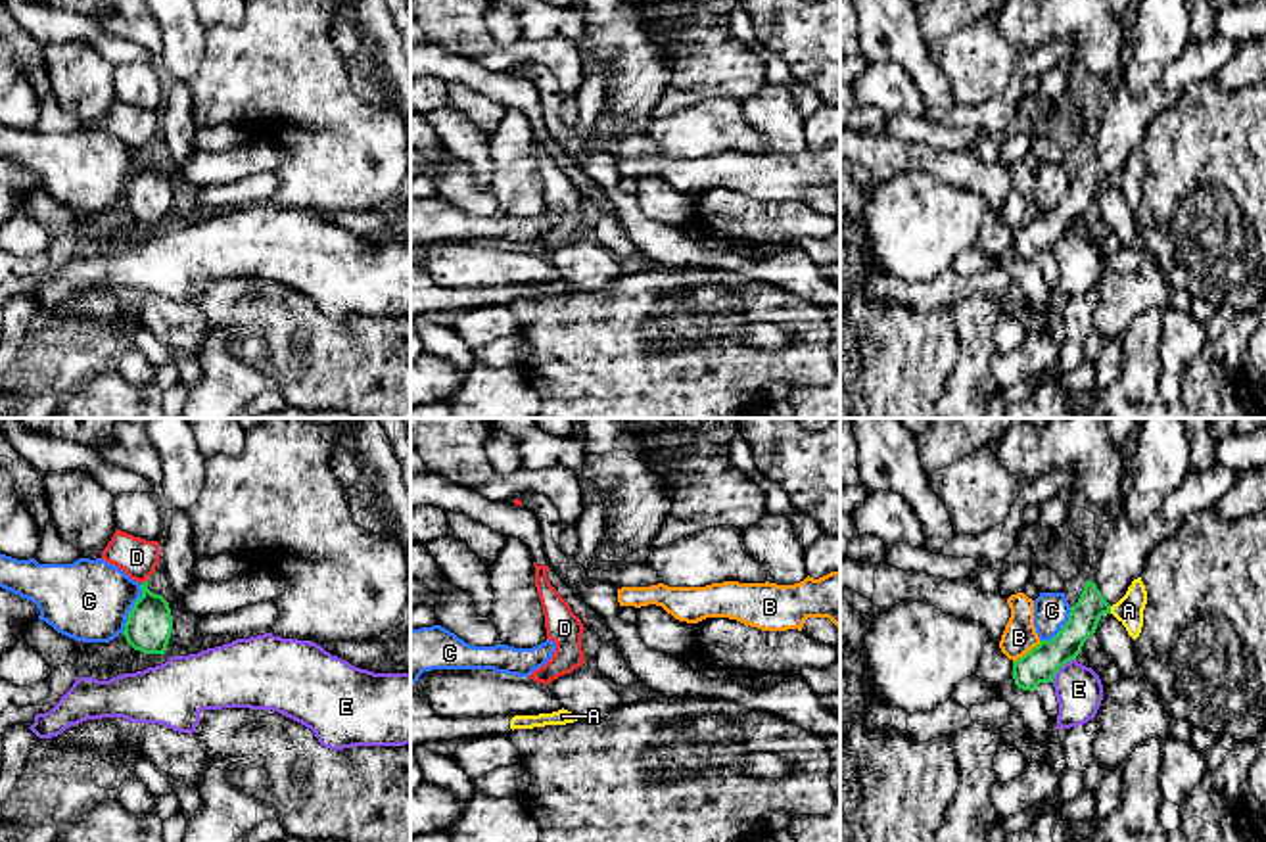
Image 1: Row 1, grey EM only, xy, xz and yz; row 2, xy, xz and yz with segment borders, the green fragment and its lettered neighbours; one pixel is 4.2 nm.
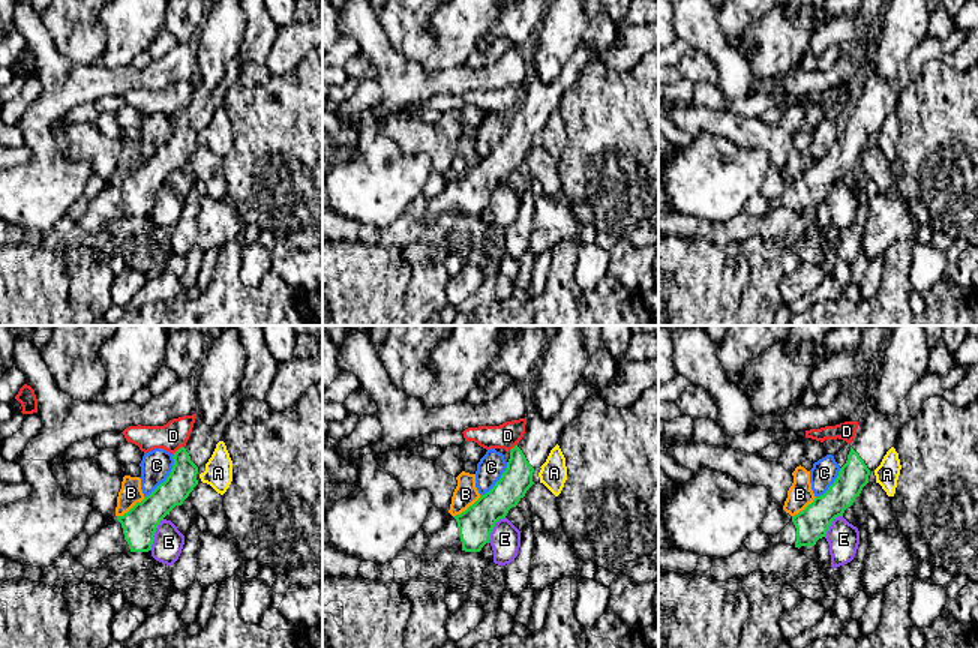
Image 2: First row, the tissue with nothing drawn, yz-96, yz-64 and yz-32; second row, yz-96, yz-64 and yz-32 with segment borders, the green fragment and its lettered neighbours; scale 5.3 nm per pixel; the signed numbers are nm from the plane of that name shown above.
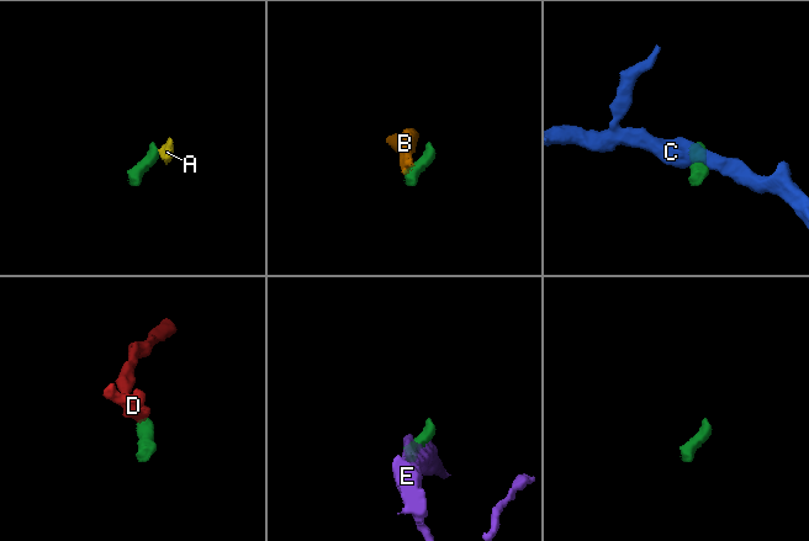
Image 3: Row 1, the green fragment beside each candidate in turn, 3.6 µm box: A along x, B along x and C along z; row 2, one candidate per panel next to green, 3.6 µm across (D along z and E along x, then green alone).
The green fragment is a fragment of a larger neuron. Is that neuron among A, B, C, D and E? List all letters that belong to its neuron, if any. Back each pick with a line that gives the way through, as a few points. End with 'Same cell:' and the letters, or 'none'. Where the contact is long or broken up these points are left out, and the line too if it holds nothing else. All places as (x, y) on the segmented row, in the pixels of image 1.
Same cell: none

